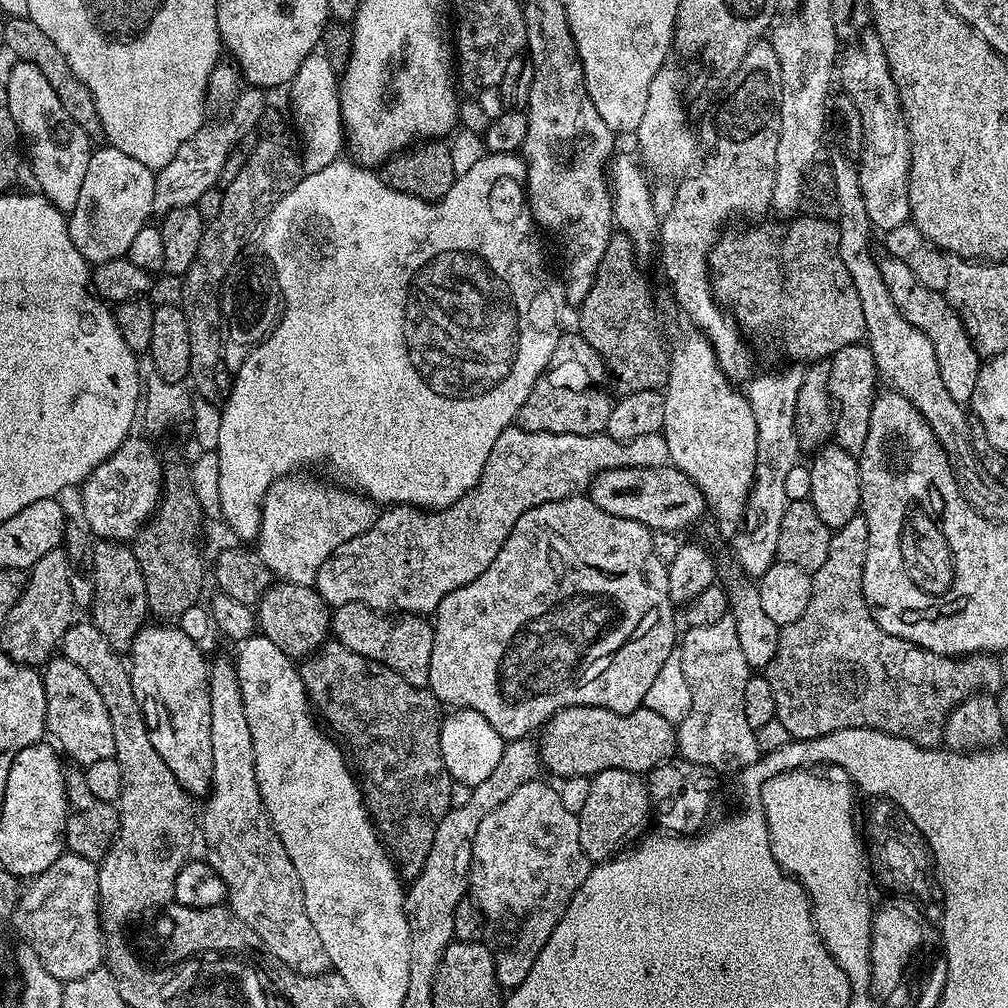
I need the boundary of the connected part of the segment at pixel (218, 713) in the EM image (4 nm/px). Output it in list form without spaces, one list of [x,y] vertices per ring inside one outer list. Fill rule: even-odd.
[[[220,656],[211,663],[208,670],[208,689],[210,690],[210,742],[214,750],[214,774],[212,775],[212,791],[207,797],[204,812],[202,808],[202,836],[208,847],[206,859],[214,866],[214,870],[226,882],[228,887],[227,903],[236,917],[258,938],[262,938],[264,948],[269,957],[281,960],[285,968],[292,968],[303,976],[319,976],[329,971],[326,946],[322,946],[322,938],[318,938],[318,930],[314,930],[314,922],[310,922],[310,914],[306,914],[306,902],[302,894],[302,882],[298,878],[298,870],[294,870],[294,862],[282,846],[278,834],[272,829],[268,820],[268,812],[264,809],[264,800],[260,796],[260,787],[256,781],[256,759],[254,758],[254,742],[250,738],[250,722],[246,722],[246,710],[242,706],[242,690],[238,686],[236,665],[231,659]]]

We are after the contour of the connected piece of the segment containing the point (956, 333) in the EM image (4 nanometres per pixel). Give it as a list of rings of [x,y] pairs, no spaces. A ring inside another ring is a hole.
[[[884,254],[879,257],[878,263],[882,282],[886,282],[886,290],[890,290],[890,298],[894,298],[894,306],[898,306],[902,318],[906,318],[910,326],[922,330],[930,338],[930,346],[934,346],[934,354],[938,358],[942,382],[946,385],[950,398],[962,406],[971,405],[982,357],[977,354],[958,314],[943,292],[931,292],[926,285],[918,282],[918,278],[914,278],[914,274],[903,262],[898,262],[898,258]]]

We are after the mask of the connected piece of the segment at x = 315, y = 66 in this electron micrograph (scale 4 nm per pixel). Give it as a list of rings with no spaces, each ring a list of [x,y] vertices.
[[[313,54],[306,58],[306,62],[302,62],[302,66],[298,66],[298,74],[294,74],[290,91],[292,112],[296,115],[297,126],[300,127],[298,140],[302,145],[303,171],[309,173],[323,170],[325,166],[330,166],[330,162],[341,159],[346,148],[338,73],[332,69],[323,54]]]

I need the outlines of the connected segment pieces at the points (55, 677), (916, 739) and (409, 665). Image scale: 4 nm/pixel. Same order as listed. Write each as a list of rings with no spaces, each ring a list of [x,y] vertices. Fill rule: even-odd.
[[[53,658],[43,669],[42,679],[46,690],[46,732],[49,737],[53,736],[51,739],[58,745],[59,751],[67,759],[69,756],[76,766],[115,757],[110,714],[106,710],[106,702],[102,702],[102,694],[98,694],[98,686],[86,678],[86,670],[78,670],[78,666],[69,660]]]
[[[857,514],[846,526],[835,529],[830,538],[826,562],[811,573],[810,602],[802,618],[783,625],[778,638],[778,654],[763,669],[774,694],[776,720],[786,726],[794,740],[822,738],[834,730],[873,728],[898,738],[906,738],[919,748],[935,748],[944,739],[944,723],[948,715],[967,697],[981,690],[992,694],[1005,683],[1000,664],[992,654],[969,654],[959,658],[939,656],[930,650],[906,642],[894,634],[886,634],[870,614],[862,590],[862,574],[866,562],[866,546],[870,530],[863,514]]]
[[[350,602],[338,606],[332,612],[331,635],[335,643],[354,650],[354,654],[362,654],[374,662],[382,662],[382,666],[390,666],[410,686],[428,688],[430,678],[430,654],[432,653],[433,625],[428,624],[420,614],[388,615],[378,612],[368,604]]]

